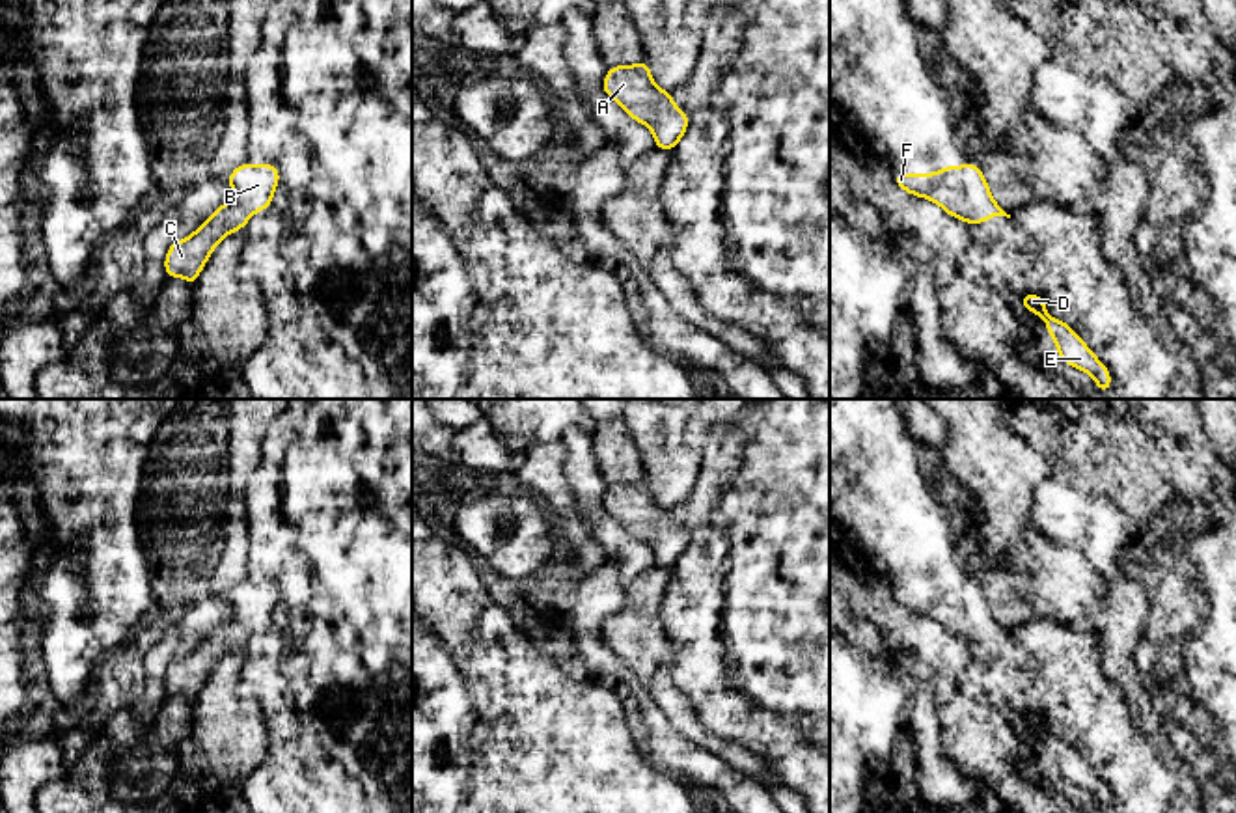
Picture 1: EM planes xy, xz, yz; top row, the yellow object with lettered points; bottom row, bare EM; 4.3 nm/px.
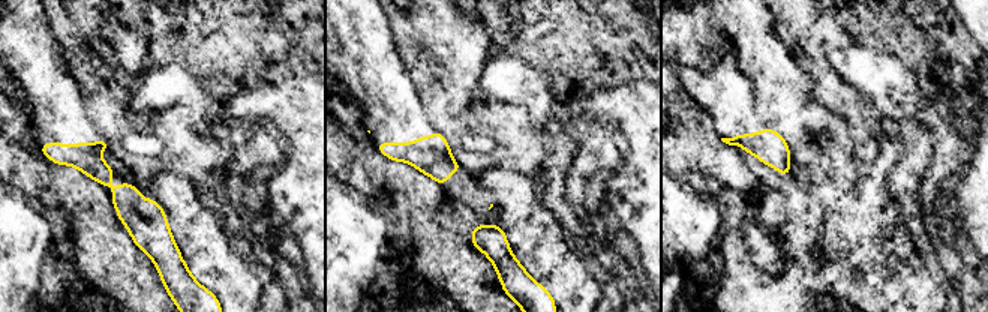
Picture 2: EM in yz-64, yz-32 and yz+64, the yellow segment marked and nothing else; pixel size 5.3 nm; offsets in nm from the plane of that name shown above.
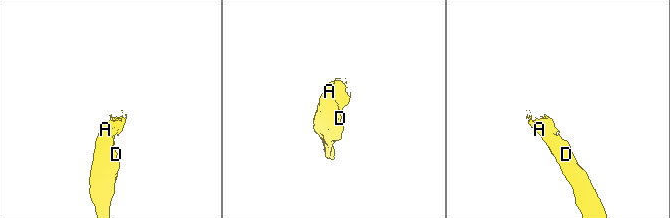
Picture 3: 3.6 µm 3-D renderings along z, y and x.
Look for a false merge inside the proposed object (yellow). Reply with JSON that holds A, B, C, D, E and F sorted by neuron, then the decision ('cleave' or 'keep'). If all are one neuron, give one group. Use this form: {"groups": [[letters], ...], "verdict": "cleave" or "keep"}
{"groups": [["A", "B", "C", "D", "E", "F"]], "verdict": "keep"}

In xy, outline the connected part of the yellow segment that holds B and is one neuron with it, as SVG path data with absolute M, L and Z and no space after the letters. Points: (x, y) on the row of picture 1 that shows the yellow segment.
M244 162L227 175L227 183L235 198L220 205L192 235L168 246L166 278L179 276L196 285L214 246L226 235L244 229L259 209L270 209L280 170L274 164Z

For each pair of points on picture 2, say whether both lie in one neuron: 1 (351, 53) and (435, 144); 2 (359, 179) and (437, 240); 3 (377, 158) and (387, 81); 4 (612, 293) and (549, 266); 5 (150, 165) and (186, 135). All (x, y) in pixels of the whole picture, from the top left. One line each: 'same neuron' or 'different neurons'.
1: same neuron
2: same neuron
3: different neurons
4: different neurons
5: same neuron

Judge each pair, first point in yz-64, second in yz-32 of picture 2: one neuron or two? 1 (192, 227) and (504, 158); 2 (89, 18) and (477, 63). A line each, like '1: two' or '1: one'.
1: two
2: one

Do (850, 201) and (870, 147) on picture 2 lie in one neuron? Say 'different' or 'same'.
different

